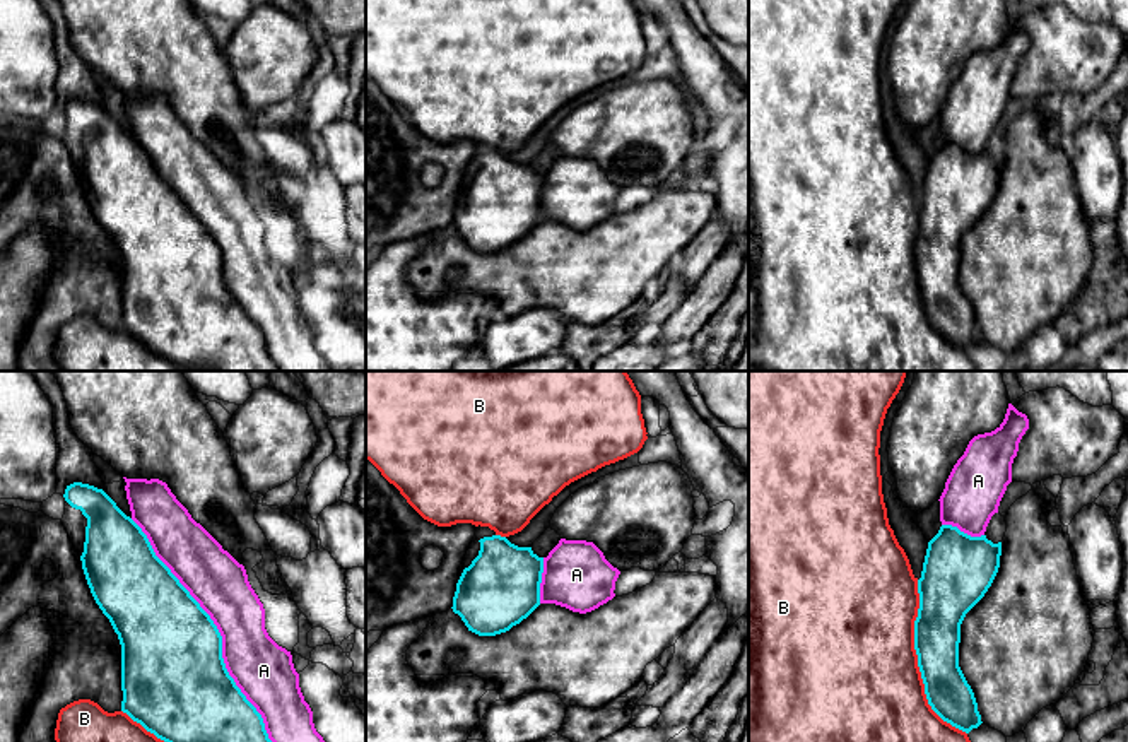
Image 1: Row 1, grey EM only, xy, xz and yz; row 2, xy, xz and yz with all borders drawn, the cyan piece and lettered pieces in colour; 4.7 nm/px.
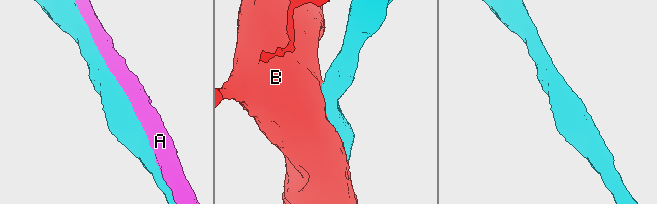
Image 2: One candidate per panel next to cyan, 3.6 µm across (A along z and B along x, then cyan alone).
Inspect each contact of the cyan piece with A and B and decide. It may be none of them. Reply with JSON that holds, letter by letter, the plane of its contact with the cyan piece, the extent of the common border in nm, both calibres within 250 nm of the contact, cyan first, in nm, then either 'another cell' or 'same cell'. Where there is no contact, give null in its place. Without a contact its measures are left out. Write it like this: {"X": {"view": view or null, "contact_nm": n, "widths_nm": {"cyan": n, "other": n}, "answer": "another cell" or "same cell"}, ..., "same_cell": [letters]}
{"A": {"view": "xy", "contact_nm": 1300, "widths_nm": {"cyan": 480, "other": 280}, "answer": "same cell"}, "B": {"view": "yz", "contact_nm": 750, "widths_nm": {"cyan": 220, "other": 500}, "answer": "another cell"}, "same_cell": ["A"]}

